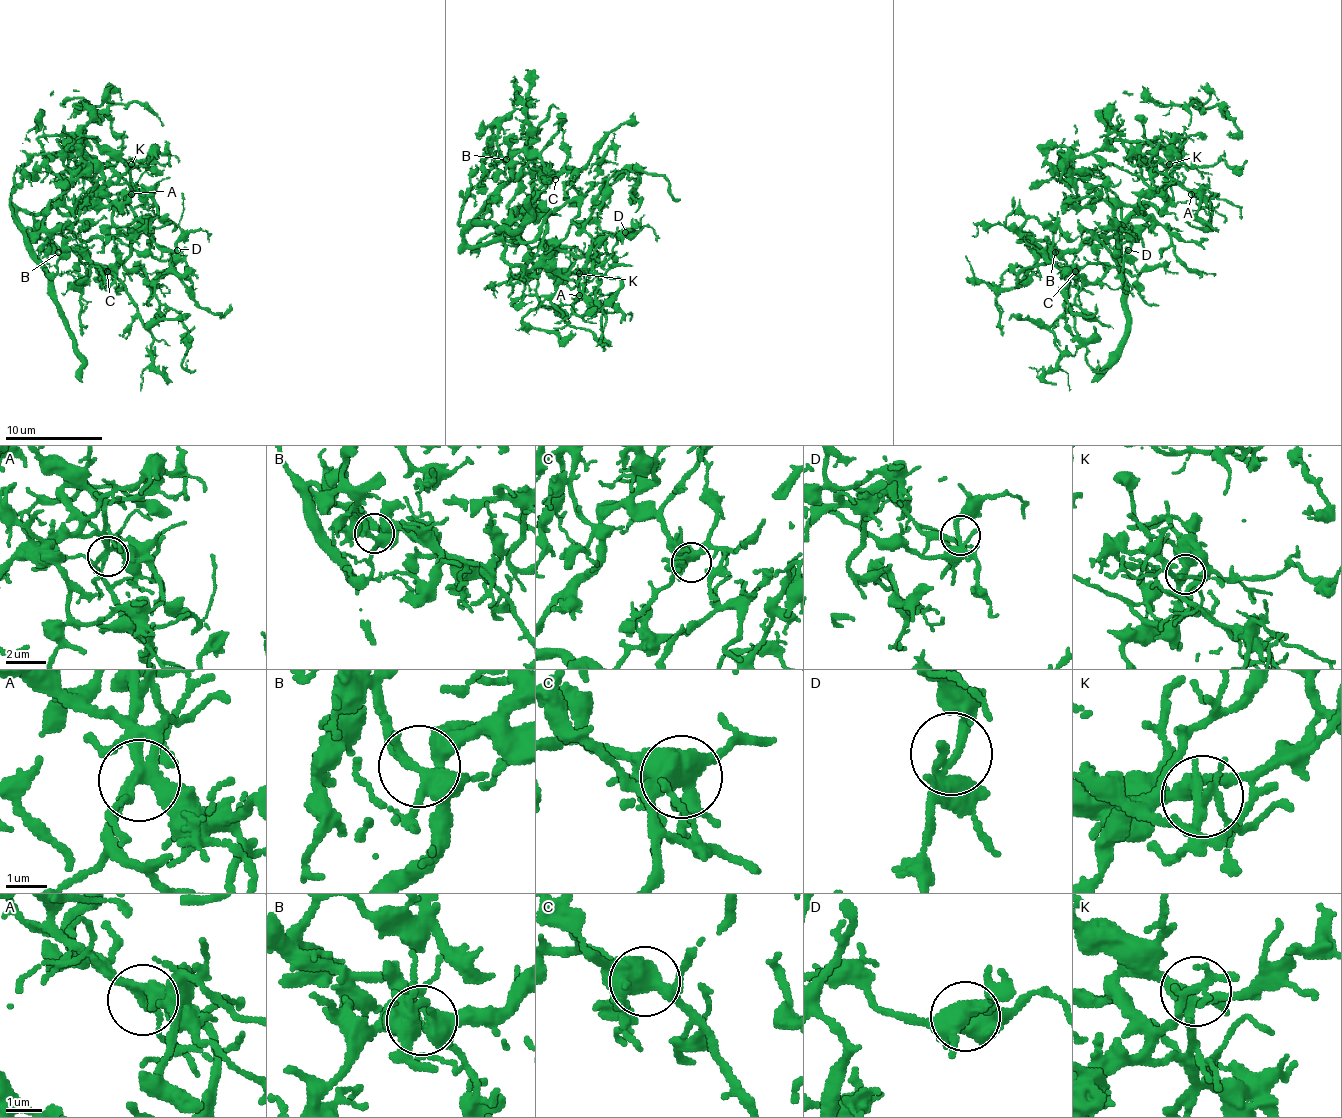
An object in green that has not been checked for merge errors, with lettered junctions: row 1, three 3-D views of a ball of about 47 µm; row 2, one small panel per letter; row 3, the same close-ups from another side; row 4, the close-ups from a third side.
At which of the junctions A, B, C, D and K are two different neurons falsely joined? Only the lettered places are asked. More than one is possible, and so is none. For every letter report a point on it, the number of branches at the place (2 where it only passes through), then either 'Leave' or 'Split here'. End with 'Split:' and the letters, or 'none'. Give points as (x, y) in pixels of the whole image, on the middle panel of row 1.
A: Place: (579, 295). Branches: 4. Leave
B: Place: (506, 159). Branches: 4. Leave
C: Place: (555, 179). Branches: 4. Leave
D: Place: (625, 232). Branches: 4. Leave
K: Place: (579, 273). Branches: 4. Leave
Split: none

